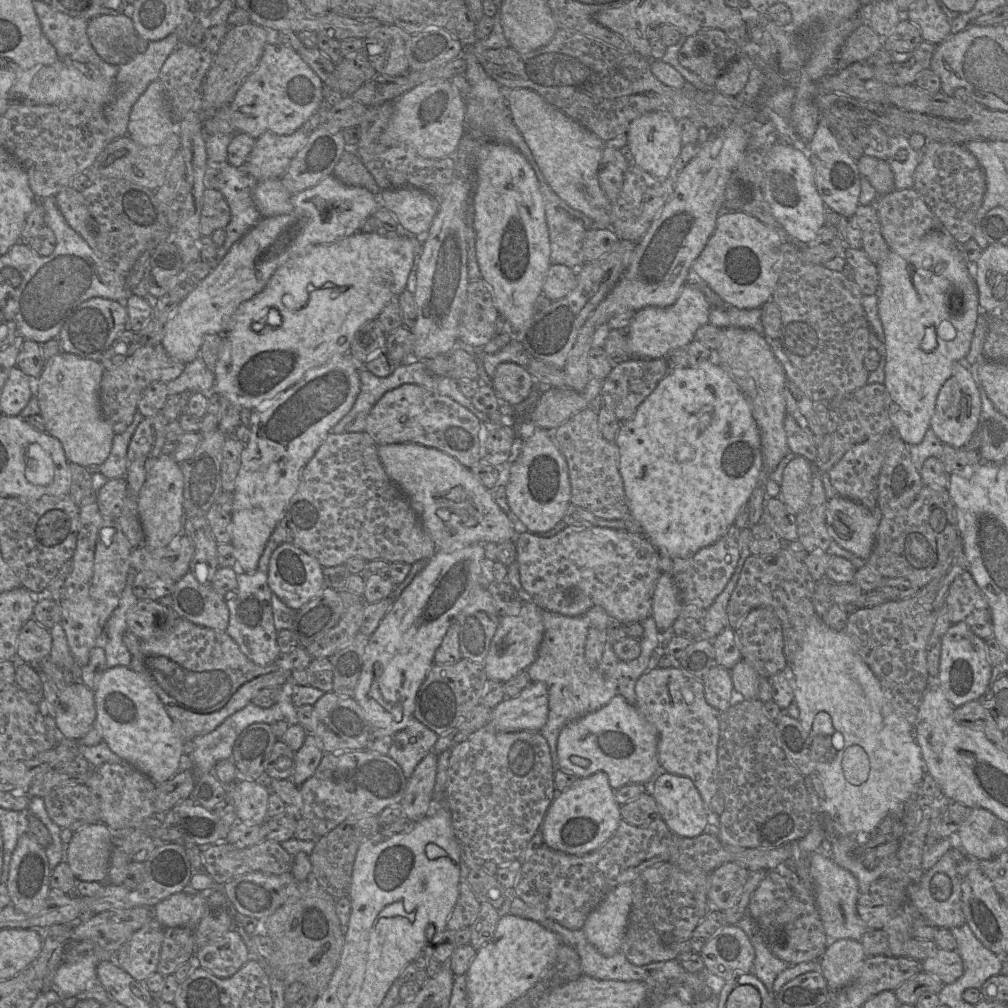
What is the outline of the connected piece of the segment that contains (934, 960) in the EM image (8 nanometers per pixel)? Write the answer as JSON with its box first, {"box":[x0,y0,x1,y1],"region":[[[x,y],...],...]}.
{"box":[922,949,964,984],"region":[[[938,949],[934,955],[922,961],[923,972],[938,978],[944,984],[951,984],[964,972],[963,962],[956,950]]]}

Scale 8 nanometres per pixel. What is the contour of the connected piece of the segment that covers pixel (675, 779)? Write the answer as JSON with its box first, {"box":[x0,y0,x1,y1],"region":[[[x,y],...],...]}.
{"box":[653,773,711,837],"region":[[[671,773],[660,775],[654,783],[653,797],[674,834],[696,837],[704,833],[711,811],[690,778]]]}

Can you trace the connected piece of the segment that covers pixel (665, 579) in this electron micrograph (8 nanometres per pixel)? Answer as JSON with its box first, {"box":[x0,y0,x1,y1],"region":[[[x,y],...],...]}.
{"box":[651,573,682,649],"region":[[[661,573],[653,591],[651,615],[656,622],[658,642],[664,649],[666,641],[674,636],[672,625],[679,617],[682,605],[672,575]]]}

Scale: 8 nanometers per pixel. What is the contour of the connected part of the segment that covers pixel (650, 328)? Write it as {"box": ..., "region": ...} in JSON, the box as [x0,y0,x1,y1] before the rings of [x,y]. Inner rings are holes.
{"box":[624,283,711,358],"region":[[[685,283],[676,301],[668,307],[649,306],[635,312],[624,329],[633,357],[663,358],[673,348],[686,348],[693,340],[696,330],[709,323],[711,305],[696,285]]]}

